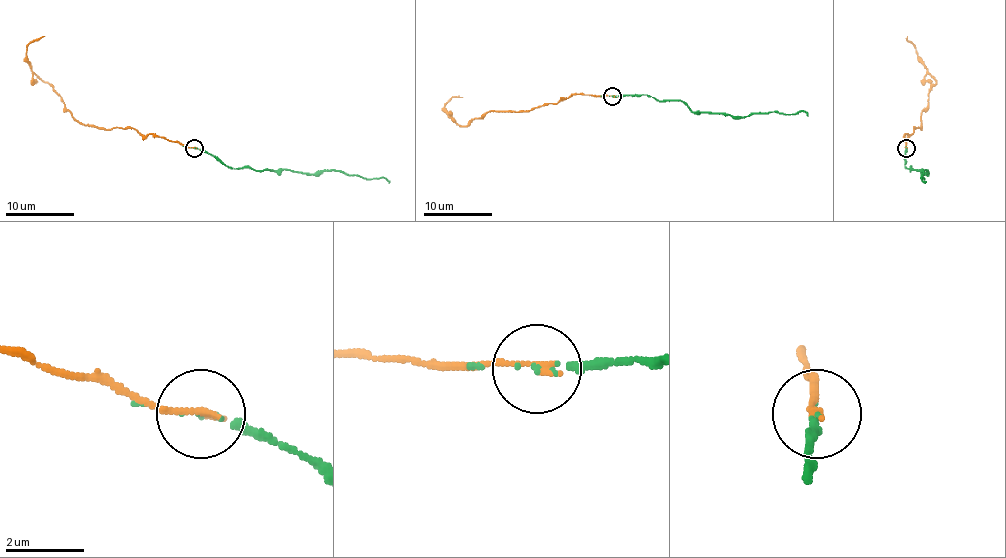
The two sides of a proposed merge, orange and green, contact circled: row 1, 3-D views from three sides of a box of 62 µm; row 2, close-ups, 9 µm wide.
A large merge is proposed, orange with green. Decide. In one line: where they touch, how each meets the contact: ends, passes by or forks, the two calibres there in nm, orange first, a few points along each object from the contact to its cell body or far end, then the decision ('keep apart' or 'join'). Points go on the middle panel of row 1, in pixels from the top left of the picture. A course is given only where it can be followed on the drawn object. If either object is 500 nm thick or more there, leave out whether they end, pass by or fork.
(612, 96) | orange ends | green passes by | 190/60 nm | orange via (613, 97), (572, 93), (529, 110), (489, 110), (482, 117), (460, 126), (445, 105), (453, 97), (462, 97) | green via (613, 97), (634, 95), (658, 100), (682, 100), (694, 112), (742, 117), (803, 110), (807, 116) | join

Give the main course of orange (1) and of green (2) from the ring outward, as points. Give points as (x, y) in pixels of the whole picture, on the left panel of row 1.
1: (195, 148), (143, 136), (130, 128), (80, 124), (58, 93), (32, 69), (27, 47), (44, 37)
2: (195, 148), (216, 155), (234, 169), (289, 169), (320, 174), (343, 170), (368, 179), (385, 177), (389, 182)

